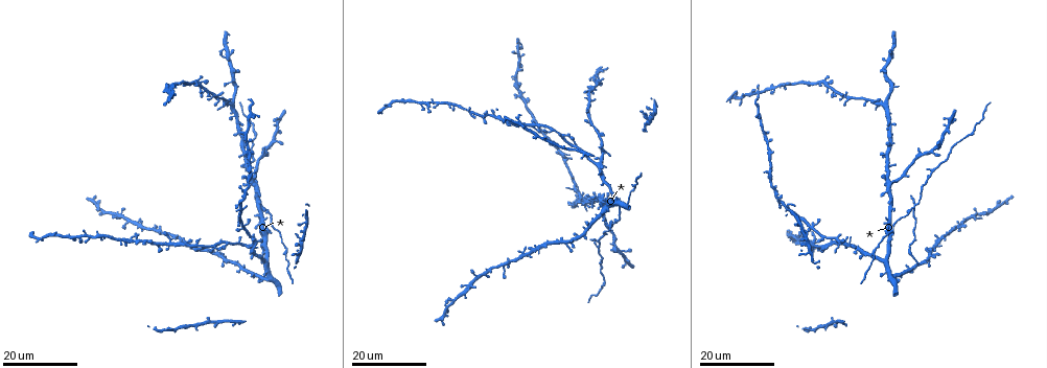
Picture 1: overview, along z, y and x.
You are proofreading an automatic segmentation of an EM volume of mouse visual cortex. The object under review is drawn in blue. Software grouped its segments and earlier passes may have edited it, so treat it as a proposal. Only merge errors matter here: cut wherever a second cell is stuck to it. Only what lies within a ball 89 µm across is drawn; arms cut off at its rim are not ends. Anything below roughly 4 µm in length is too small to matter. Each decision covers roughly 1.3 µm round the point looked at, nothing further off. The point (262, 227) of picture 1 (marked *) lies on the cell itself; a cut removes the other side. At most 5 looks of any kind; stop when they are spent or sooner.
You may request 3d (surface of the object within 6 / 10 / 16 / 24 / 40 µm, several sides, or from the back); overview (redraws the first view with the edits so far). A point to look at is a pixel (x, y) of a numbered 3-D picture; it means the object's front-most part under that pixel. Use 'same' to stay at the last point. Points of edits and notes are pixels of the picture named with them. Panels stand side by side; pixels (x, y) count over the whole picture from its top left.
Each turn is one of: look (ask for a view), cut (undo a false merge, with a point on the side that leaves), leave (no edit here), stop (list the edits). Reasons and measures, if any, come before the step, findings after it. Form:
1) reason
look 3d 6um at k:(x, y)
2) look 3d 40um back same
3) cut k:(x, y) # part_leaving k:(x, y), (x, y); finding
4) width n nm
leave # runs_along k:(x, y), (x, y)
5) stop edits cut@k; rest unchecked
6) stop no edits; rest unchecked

four-way junction
look 3d 16um at 1:(914, 204)

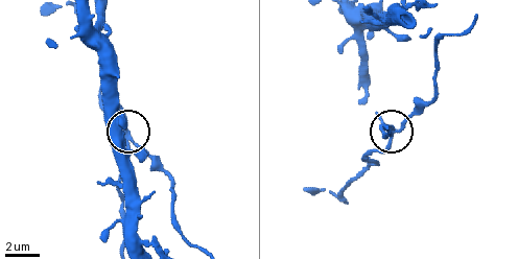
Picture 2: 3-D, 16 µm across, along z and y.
look 3d 10um at 2:(127, 143)

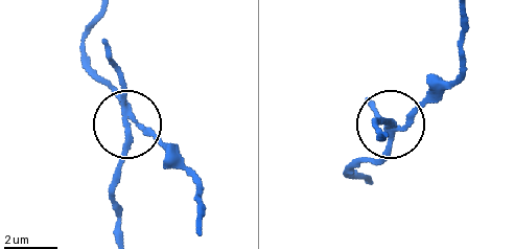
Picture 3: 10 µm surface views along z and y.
arms 4
cut 3:(122, 73) # part_leaving 3:(124, 118), (124, 156), (111, 197), (118, 238); two cells meet here

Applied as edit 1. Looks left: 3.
look overview

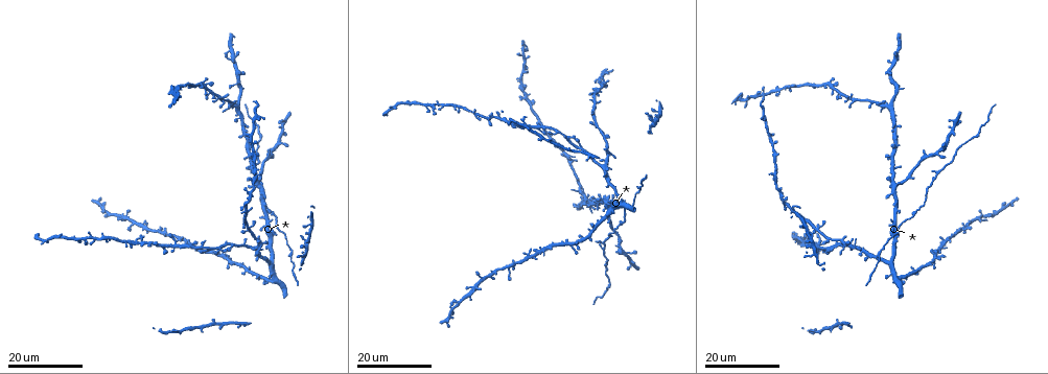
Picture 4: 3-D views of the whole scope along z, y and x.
three arms meet
look 3d 24um at 4:(900, 229)

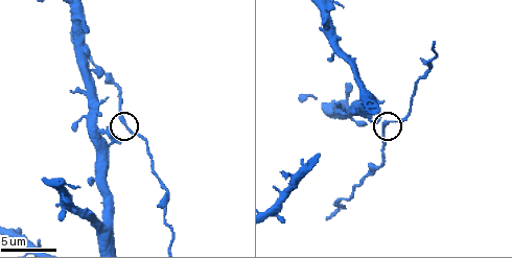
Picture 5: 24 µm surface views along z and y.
look 3d 10um at 5:(126, 124)

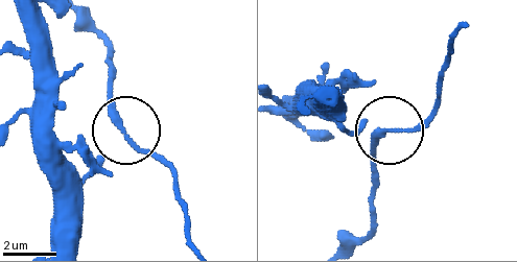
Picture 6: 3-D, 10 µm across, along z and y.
arms 3
leave # continuous, no second cell

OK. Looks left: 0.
stop edits cut@3; rest unchecked

